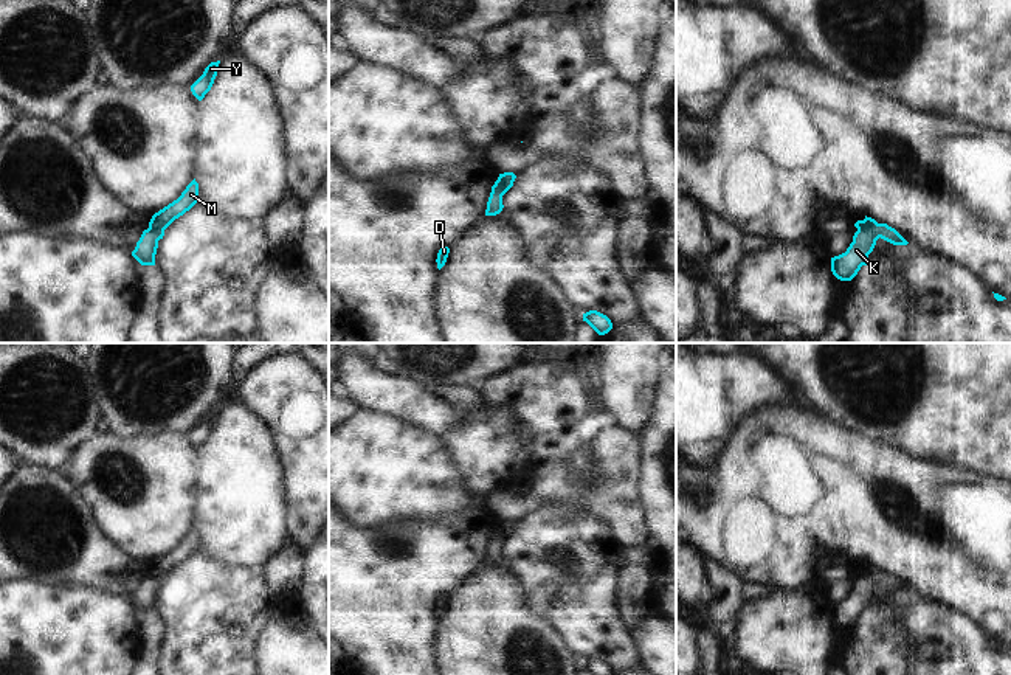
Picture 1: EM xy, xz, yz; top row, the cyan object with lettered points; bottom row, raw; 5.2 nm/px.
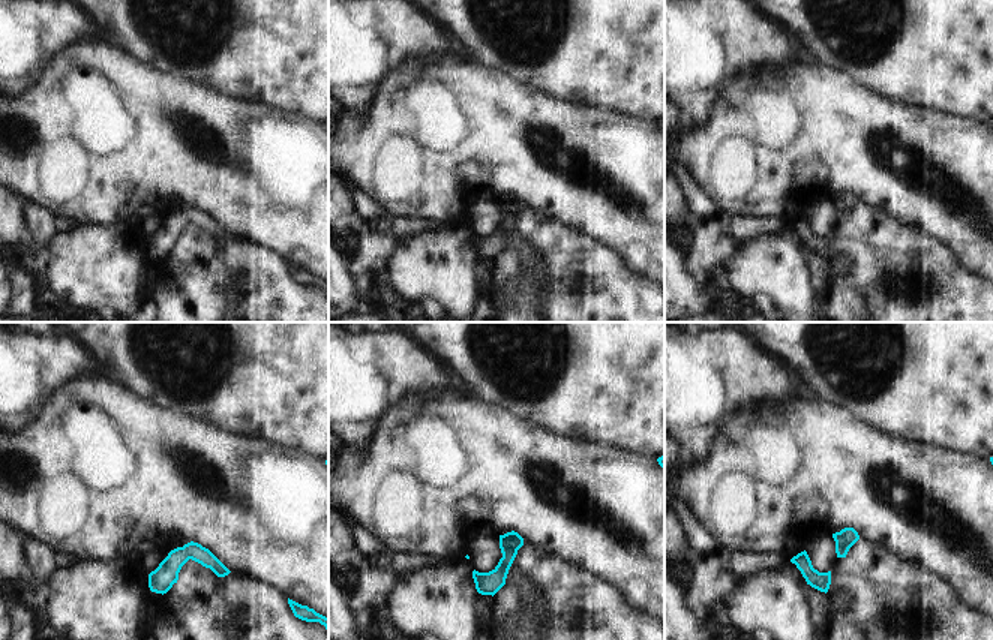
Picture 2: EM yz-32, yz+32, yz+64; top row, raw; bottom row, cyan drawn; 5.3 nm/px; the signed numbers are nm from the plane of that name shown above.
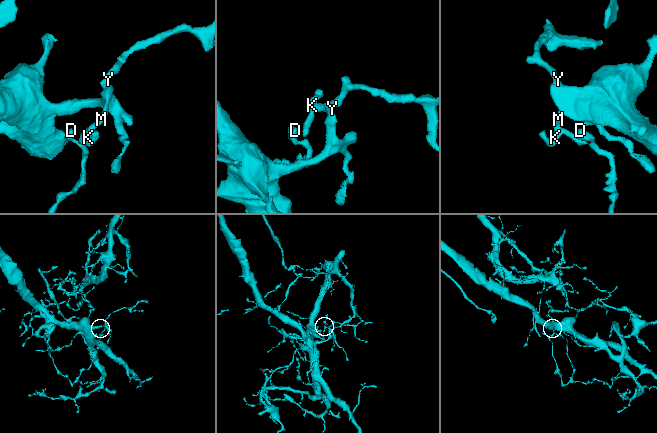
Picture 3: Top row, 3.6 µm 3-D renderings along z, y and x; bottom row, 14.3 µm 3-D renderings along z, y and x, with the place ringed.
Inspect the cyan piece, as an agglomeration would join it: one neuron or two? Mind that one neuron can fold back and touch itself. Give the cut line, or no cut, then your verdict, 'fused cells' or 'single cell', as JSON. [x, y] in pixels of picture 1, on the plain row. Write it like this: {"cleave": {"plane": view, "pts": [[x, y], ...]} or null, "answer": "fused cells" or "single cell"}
{"cleave": {"plane": "yz", "pts": [[878, 571], [858, 578]]}, "answer": "fused cells"}

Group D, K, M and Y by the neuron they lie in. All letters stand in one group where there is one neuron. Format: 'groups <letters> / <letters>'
groups D K / M Y

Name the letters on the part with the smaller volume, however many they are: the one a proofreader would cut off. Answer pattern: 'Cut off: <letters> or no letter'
Cut off: D, K

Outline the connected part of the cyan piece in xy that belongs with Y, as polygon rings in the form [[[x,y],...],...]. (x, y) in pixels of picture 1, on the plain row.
[[[220,408],[211,410],[205,416],[203,422],[191,433],[191,439],[198,448],[202,448],[205,442],[211,438],[217,424],[219,411]]]

